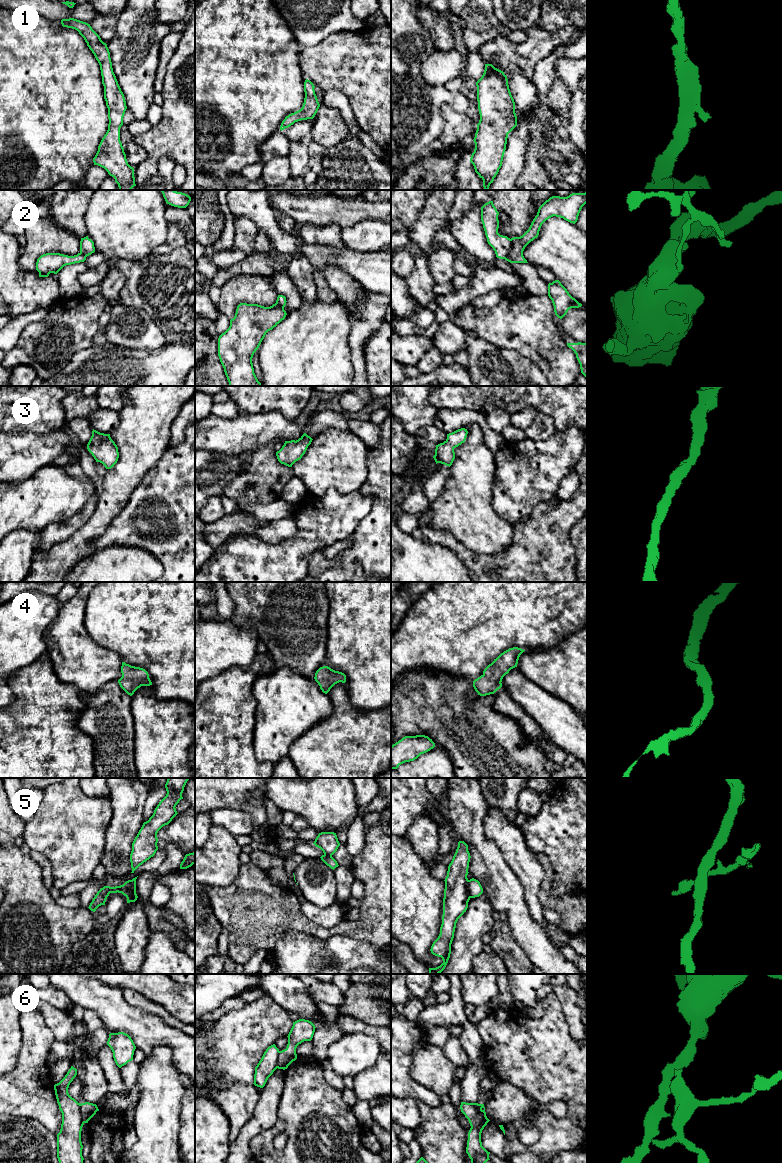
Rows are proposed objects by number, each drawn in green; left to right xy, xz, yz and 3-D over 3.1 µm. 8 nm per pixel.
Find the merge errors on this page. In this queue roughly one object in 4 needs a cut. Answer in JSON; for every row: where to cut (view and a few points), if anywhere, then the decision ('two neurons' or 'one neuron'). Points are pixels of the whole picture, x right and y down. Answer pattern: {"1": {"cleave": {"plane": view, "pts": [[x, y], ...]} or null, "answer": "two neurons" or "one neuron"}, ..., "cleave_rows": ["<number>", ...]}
{"1": {"cleave": null, "answer": "one neuron"}, "2": {"cleave": {"plane": "yz", "pts": [[511, 239], [511, 249], [504, 258]]}, "answer": "two neurons"}, "3": {"cleave": null, "answer": "one neuron"}, "4": {"cleave": null, "answer": "one neuron"}, "5": {"cleave": {"plane": "yz", "pts": [[467, 880], [467, 893], [470, 897]]}, "answer": "two neurons"}, "6": {"cleave": {"plane": "xy", "pts": [[79, 1104], [81, 1117], [85, 1122]]}, "answer": "two neurons"}, "cleave_rows": ["2", "5", "6"]}

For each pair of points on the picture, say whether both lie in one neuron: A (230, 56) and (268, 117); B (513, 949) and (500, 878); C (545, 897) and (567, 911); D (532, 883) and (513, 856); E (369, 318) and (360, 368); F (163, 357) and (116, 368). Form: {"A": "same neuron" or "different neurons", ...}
{"A": "same neuron", "B": "different neurons", "C": "same neuron", "D": "same neuron", "E": "same neuron", "F": "same neuron"}

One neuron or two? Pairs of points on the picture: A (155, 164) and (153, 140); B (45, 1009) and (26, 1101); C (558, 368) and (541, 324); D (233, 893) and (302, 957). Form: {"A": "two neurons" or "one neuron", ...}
{"A": "two neurons", "B": "two neurons", "C": "one neuron", "D": "two neurons"}

